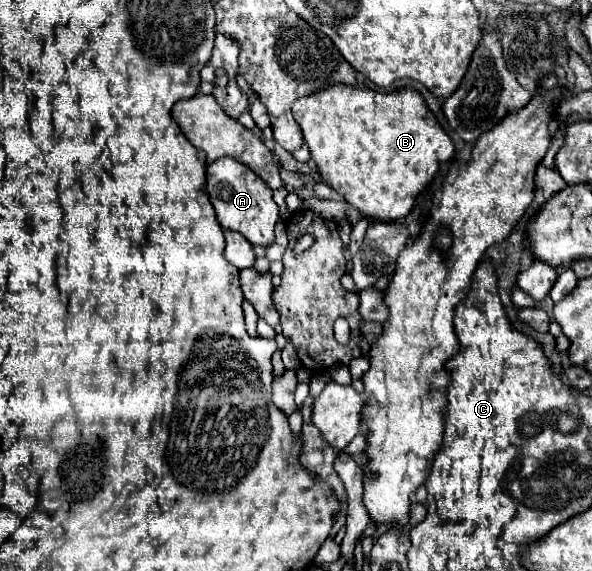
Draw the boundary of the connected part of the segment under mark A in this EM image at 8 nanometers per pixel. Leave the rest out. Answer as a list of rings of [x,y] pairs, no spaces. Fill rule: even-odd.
[[[220,158],[206,168],[206,190],[216,210],[218,222],[226,230],[240,232],[248,242],[268,246],[274,242],[274,226],[278,222],[278,204],[272,198],[272,190],[262,178],[258,178],[248,166],[234,158]]]

